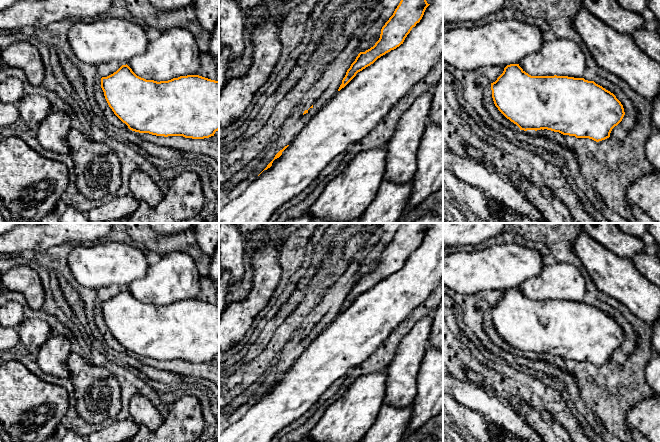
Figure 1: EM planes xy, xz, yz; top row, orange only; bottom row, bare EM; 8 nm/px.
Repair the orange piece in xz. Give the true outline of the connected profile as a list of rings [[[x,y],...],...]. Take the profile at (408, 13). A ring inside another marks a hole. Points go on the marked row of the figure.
[[[401,0],[393,15],[382,27],[379,40],[370,49],[360,52],[351,64],[338,91],[344,88],[358,72],[403,44],[412,28],[420,22],[429,5],[426,0]]]

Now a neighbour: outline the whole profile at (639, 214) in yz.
[[[631,205],[631,210],[634,217],[639,223],[657,223],[653,221],[640,207],[637,205]]]

